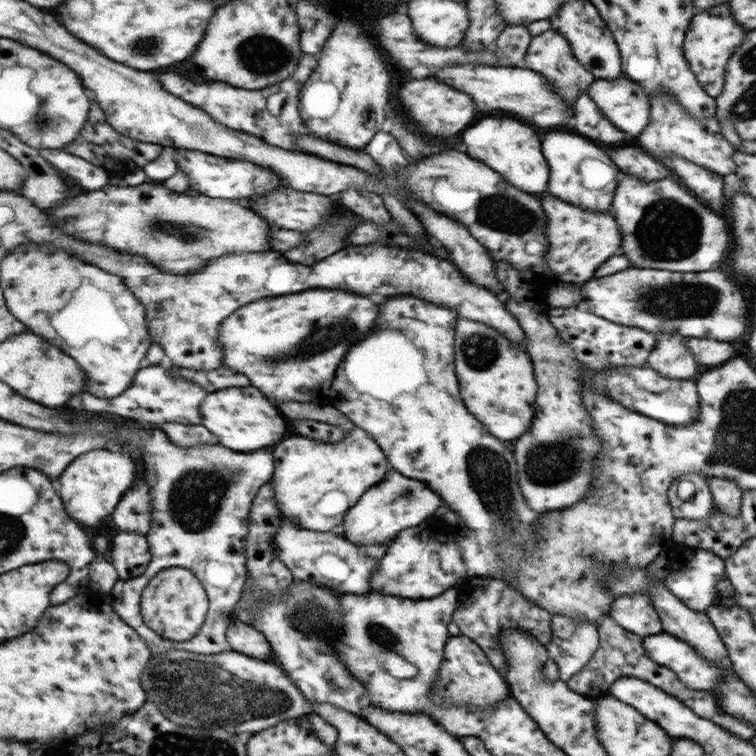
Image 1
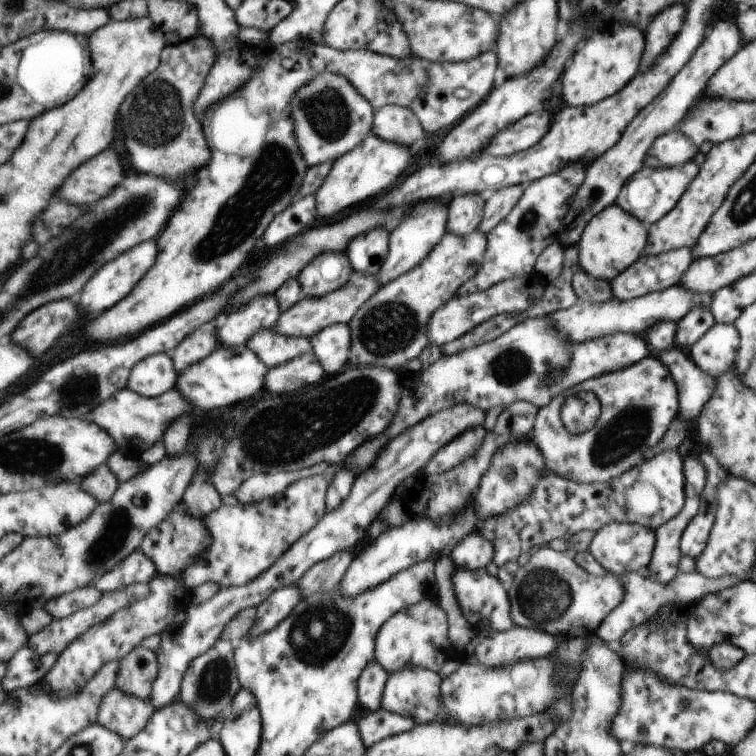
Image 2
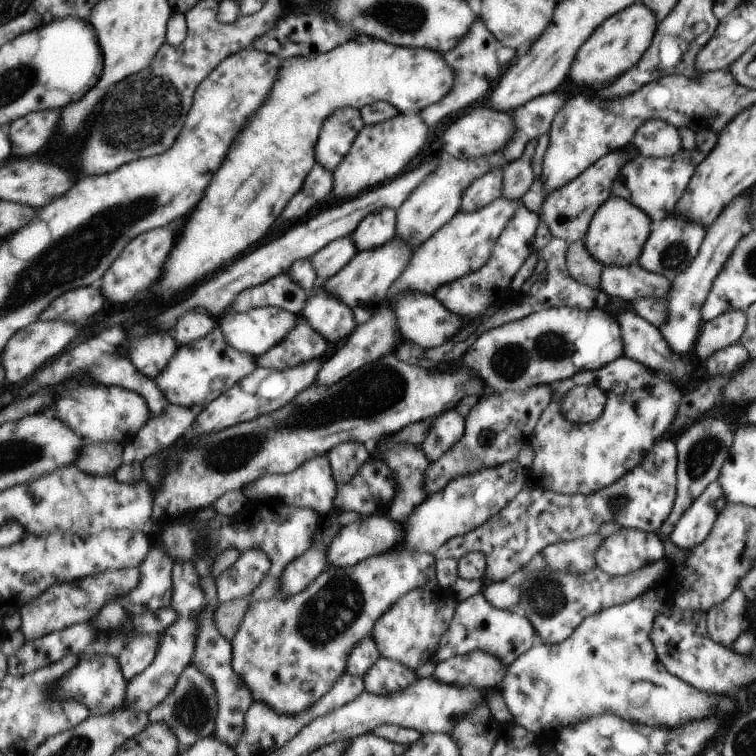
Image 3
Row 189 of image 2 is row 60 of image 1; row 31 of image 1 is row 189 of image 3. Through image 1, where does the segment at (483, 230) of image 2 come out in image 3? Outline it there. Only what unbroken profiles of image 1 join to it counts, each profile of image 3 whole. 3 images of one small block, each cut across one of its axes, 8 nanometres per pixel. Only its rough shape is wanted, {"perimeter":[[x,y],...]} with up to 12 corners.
{"perimeter":[[533,140],[500,170],[500,197],[521,201],[533,182]]}

